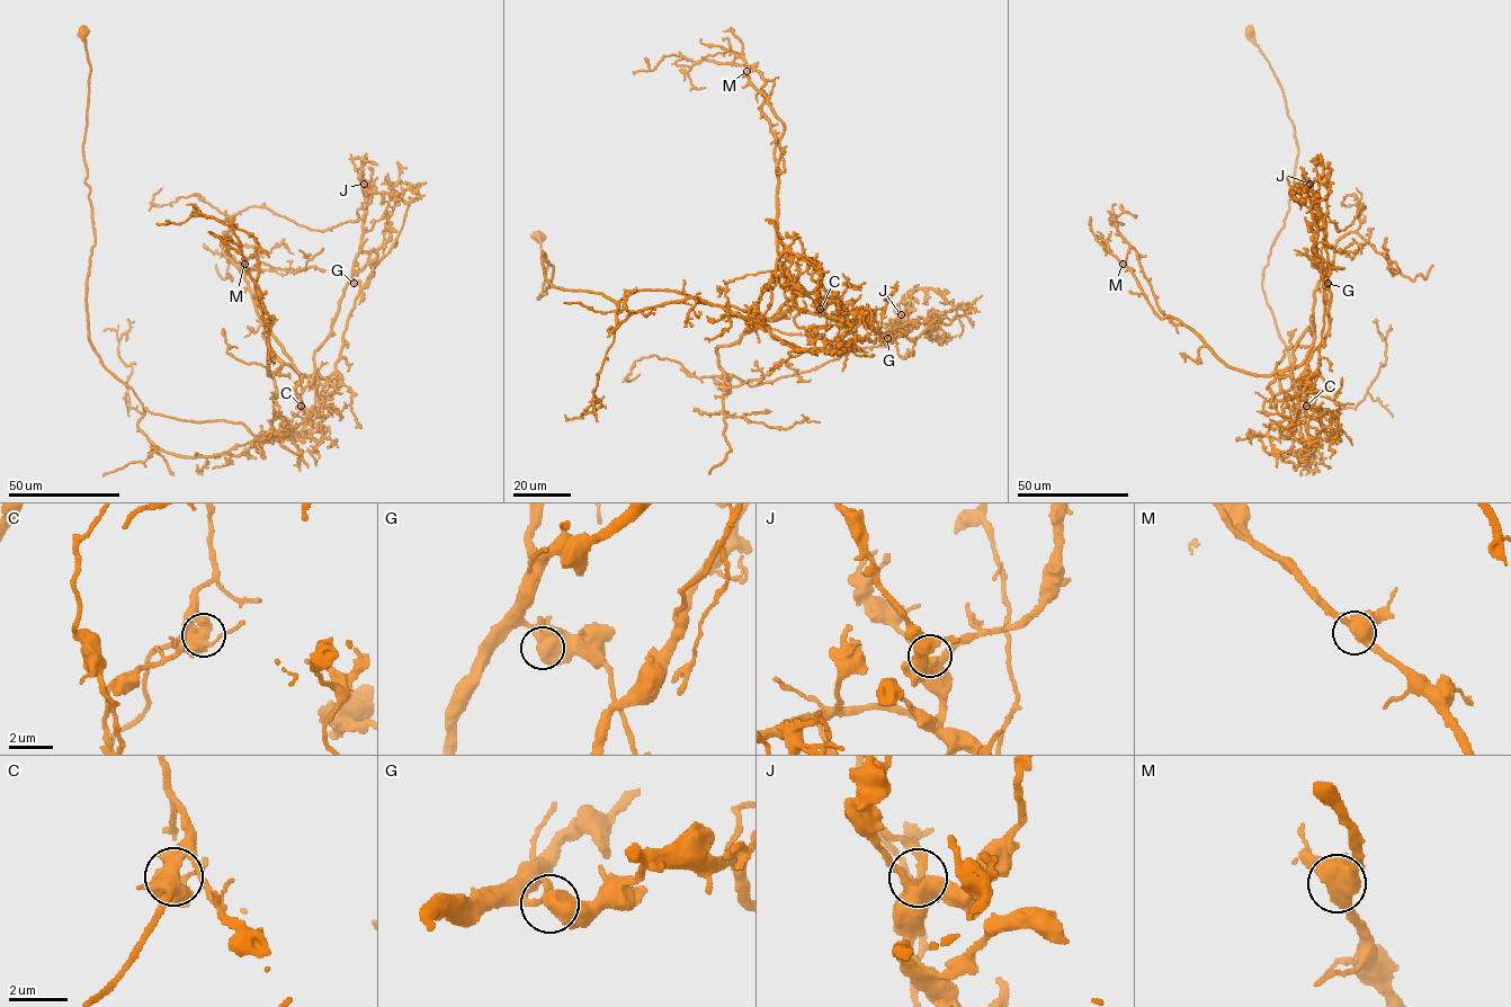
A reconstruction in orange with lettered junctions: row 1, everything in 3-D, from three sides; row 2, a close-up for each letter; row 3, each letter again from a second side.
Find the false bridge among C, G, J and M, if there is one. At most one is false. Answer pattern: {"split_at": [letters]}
{"split_at": ["C"]}

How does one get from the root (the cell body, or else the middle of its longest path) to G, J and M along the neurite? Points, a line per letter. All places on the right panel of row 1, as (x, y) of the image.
G: (1249, 32), (1298, 148), (1262, 282), (1290, 419), (1315, 442), (1290, 439), (1328, 283)
J: (1249, 32), (1298, 148), (1262, 288), (1304, 442), (1281, 431), (1330, 297), (1310, 184)
M: (1249, 32), (1298, 148), (1262, 288), (1290, 419), (1315, 442), (1281, 436), (1277, 374), (1227, 366), (1123, 264)

